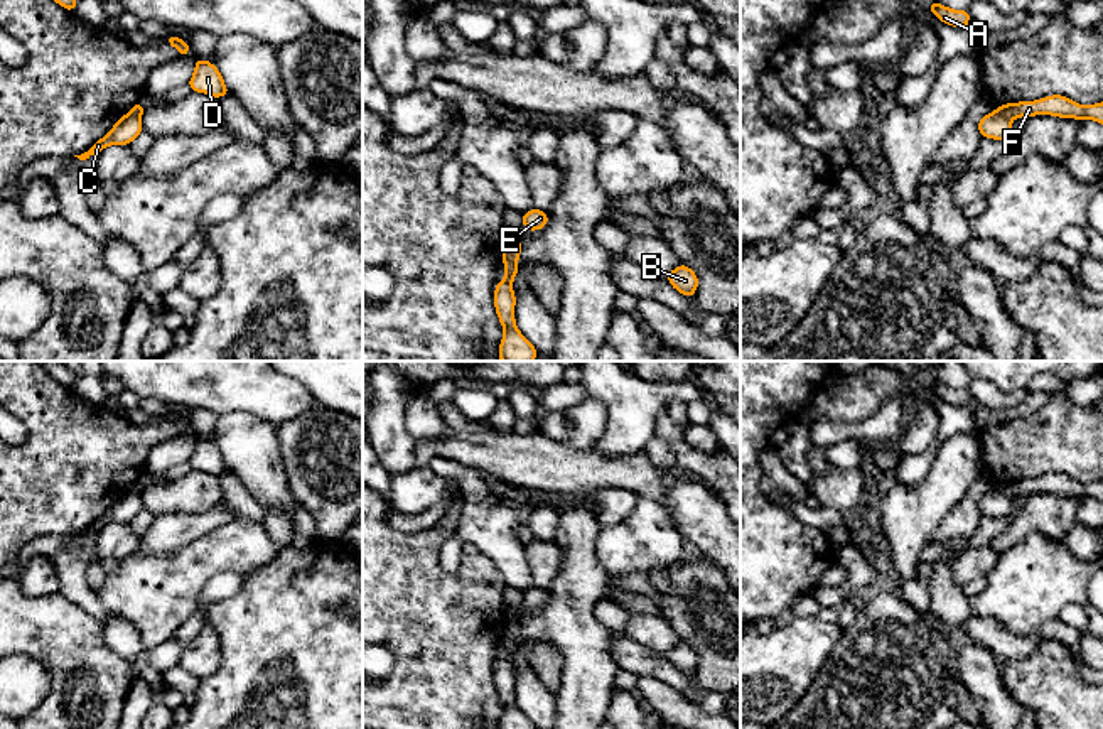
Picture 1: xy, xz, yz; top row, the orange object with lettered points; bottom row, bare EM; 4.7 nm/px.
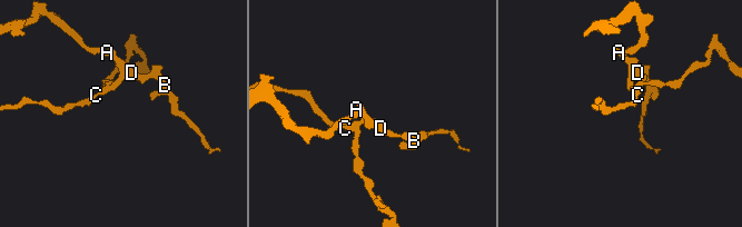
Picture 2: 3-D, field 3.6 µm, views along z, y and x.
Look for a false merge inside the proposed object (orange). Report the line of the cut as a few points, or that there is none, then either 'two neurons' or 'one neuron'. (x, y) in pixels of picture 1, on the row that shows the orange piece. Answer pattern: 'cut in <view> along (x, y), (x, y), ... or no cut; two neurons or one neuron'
cut in xz along (518, 240), (506, 247); two neurons

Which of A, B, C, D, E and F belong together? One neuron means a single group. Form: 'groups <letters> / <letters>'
groups A B C D E / F

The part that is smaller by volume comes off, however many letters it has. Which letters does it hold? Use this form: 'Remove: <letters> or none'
Remove: A, B, C, D, E

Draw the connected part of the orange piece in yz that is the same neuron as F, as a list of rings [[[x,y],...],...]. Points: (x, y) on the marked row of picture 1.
[[[1051,94],[1037,101],[1005,103],[997,110],[1009,120],[1017,116],[1030,118],[1032,115],[1052,115],[1076,120],[1091,118],[1098,123],[1103,123],[1103,101],[1081,106],[1063,94]]]

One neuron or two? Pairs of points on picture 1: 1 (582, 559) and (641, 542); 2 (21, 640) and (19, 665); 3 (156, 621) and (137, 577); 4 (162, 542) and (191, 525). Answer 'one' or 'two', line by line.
1: two
2: two
3: one
4: one

